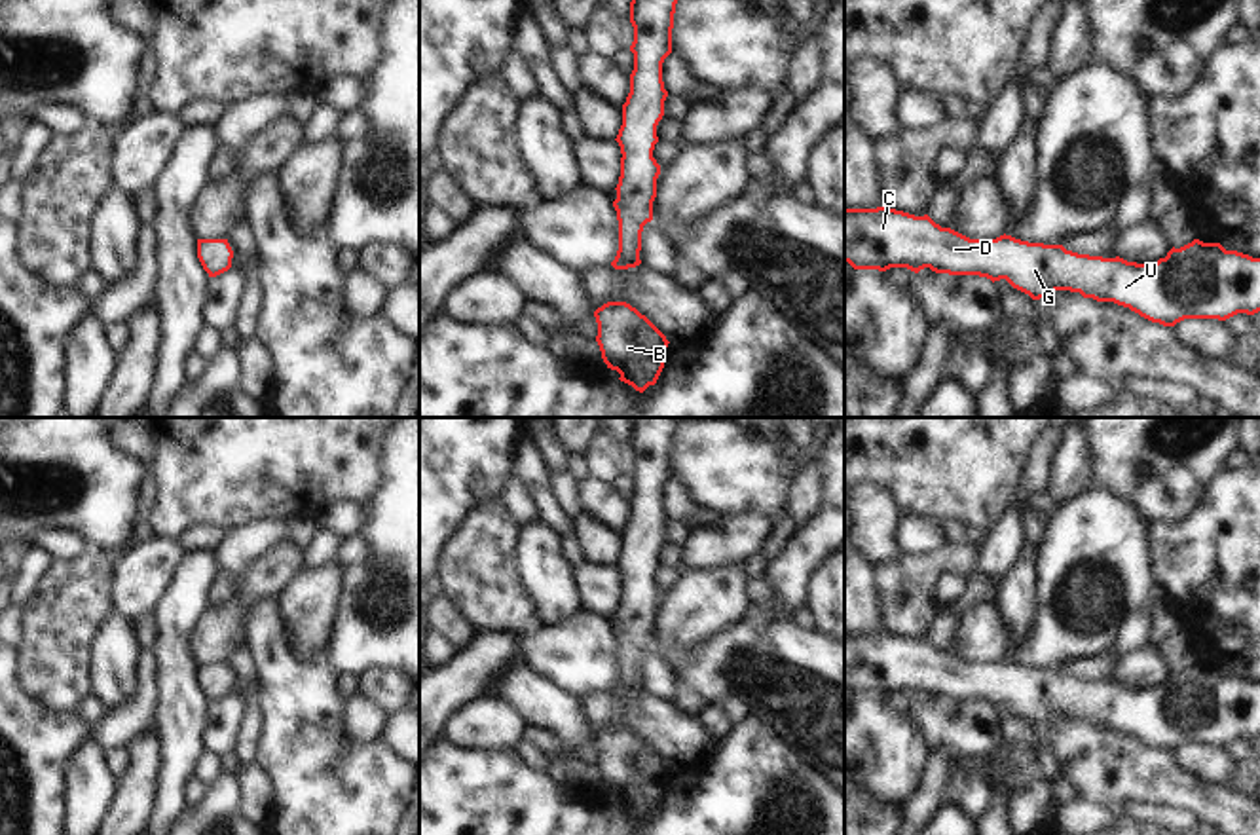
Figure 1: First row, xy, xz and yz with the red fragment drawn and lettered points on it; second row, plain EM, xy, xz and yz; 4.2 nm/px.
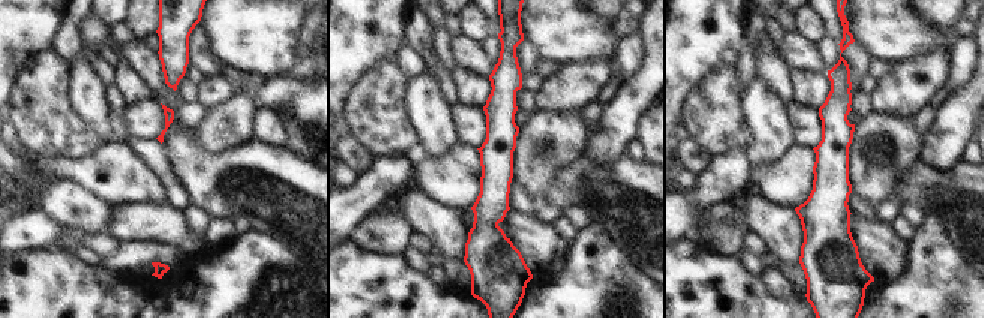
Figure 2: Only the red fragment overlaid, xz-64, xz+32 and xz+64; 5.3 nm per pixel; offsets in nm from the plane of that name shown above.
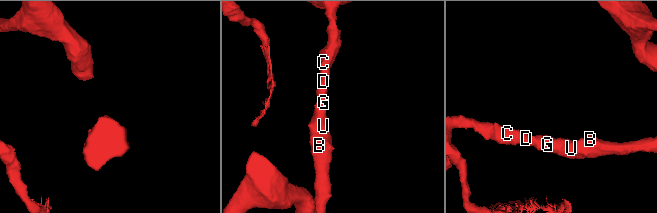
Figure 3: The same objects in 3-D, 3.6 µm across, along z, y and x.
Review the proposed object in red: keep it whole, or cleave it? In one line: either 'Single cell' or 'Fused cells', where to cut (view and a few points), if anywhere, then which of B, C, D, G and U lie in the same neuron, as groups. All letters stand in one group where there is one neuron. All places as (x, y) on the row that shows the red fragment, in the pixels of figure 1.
Single cell. No split. Groups: B C D G U

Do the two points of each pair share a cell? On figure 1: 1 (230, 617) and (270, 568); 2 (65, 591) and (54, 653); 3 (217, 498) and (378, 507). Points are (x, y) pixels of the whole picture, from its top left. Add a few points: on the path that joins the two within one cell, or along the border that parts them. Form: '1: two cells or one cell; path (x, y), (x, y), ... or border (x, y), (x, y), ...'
1: one cell; path (236, 606), (262, 579)
2: one cell; path (65, 606), (57, 638)
3: two cells; border (380, 463), (380, 488), (363, 505)

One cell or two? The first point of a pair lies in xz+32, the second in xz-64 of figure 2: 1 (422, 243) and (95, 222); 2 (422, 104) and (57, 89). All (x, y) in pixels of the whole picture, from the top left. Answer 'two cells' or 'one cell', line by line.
1: two cells
2: two cells

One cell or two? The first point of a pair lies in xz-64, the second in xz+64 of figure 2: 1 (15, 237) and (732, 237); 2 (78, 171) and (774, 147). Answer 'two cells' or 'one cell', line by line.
1: one cell
2: two cells

